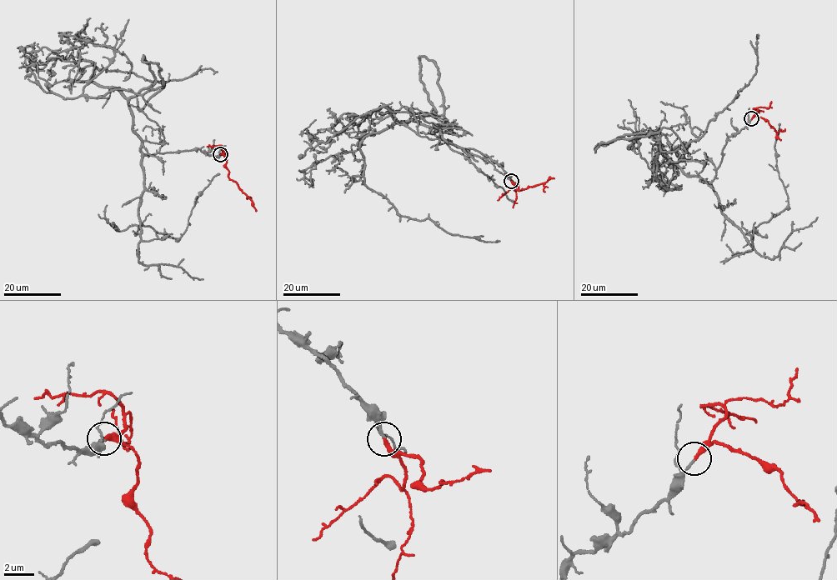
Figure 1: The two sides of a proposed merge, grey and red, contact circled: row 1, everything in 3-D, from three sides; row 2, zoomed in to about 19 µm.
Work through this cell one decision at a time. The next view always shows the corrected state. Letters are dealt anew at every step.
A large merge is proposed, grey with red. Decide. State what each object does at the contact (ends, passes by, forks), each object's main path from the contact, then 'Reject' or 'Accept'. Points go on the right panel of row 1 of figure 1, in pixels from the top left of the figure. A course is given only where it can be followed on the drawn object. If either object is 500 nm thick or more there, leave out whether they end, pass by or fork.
At the ring grey ends. At the ring red ends. Course of grey: (751, 118), (729, 137), (709, 182), (665, 157), (680, 160), (747, 86), (759, 38). Course of red: (751, 118), (754, 116), (768, 121), (776, 137), (780, 140). Accept

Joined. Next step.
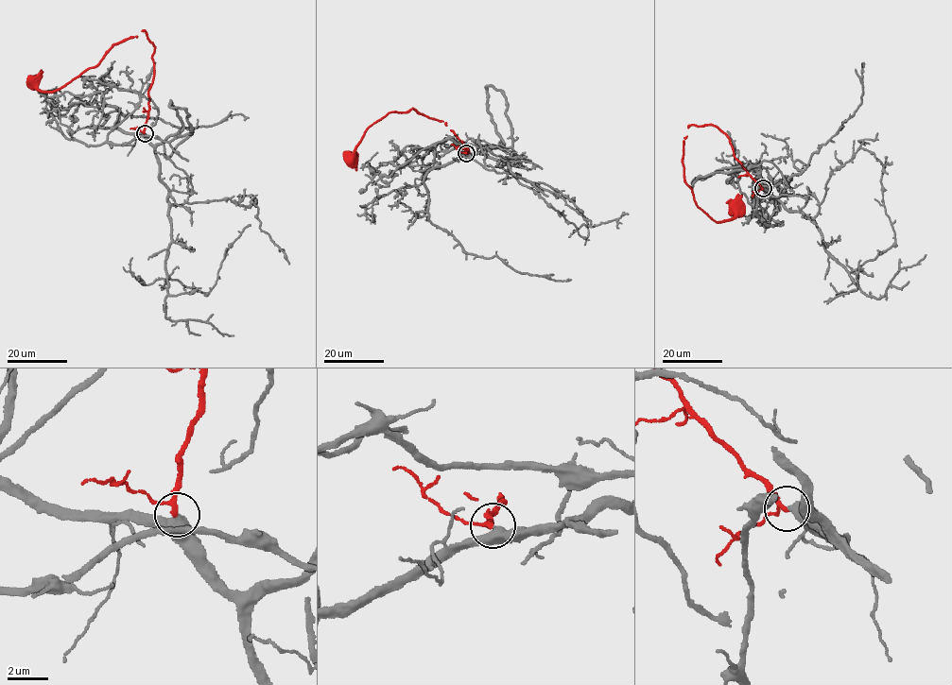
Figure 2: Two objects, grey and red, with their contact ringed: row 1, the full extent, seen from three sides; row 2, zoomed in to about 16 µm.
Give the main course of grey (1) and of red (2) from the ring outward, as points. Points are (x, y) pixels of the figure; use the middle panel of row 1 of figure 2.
1: (466, 153), (485, 153), (498, 165), (507, 157), (504, 162), (518, 180), (533, 189), (585, 238)
2: (466, 153), (467, 148), (468, 153), (445, 122), (414, 108), (390, 112), (368, 128), (353, 158)

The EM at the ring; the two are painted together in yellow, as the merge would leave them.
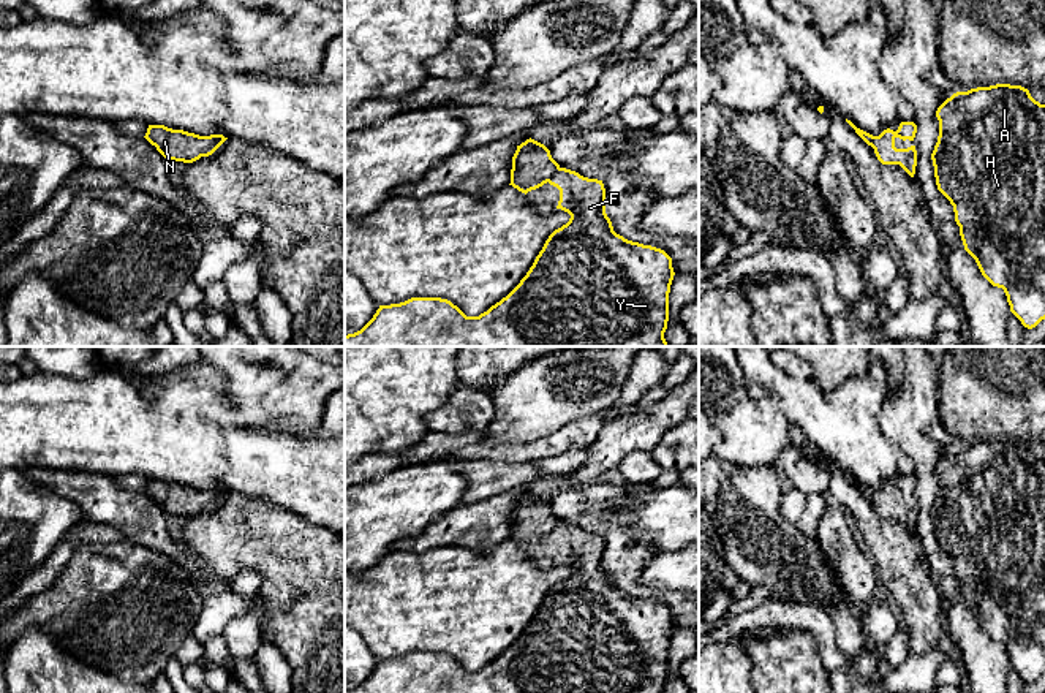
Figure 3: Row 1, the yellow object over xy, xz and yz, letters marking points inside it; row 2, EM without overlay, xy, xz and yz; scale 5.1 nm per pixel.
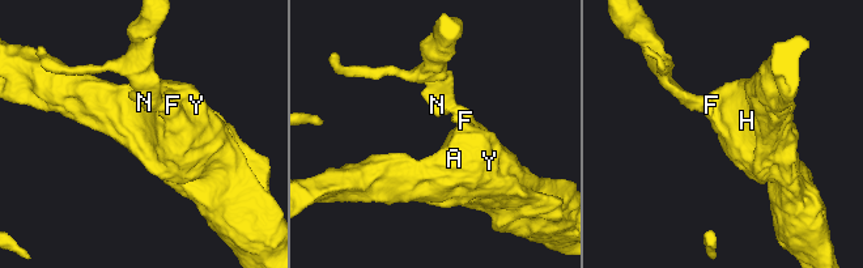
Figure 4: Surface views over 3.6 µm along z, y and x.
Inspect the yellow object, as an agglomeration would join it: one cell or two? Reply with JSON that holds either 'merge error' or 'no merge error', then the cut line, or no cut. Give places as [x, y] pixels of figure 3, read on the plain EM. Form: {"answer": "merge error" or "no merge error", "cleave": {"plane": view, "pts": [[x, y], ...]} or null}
{"answer": "no merge error", "cleave": null}

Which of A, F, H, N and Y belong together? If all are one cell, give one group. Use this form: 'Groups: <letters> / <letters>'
Groups: A F H N Y

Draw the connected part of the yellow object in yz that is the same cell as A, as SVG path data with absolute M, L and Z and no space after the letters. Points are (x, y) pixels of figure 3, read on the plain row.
M996 438L953 448L936 471L936 540L953 560L964 604L1032 684L1045 674L1045 459L1021 440Z

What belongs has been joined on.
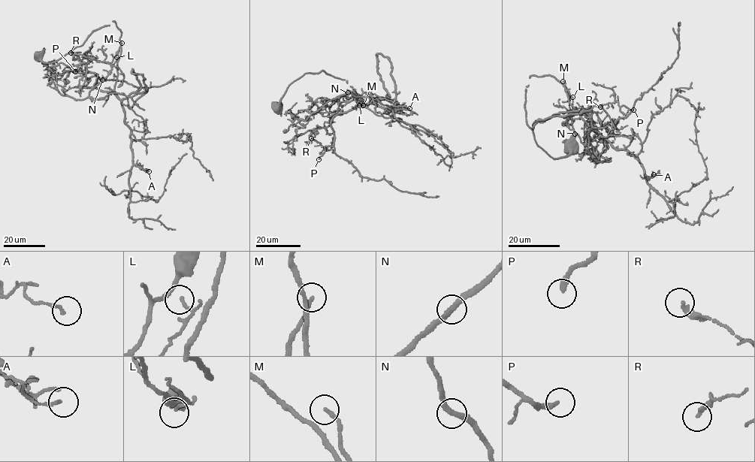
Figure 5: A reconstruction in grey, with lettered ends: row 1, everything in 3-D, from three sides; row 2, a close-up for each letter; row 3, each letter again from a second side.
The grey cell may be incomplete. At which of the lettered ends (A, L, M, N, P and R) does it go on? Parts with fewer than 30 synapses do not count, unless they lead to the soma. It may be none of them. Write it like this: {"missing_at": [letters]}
{"missing_at": ["P"]}

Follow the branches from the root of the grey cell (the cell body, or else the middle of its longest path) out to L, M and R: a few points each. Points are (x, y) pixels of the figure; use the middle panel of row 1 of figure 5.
L: (278, 107), (291, 83), (304, 73), (321, 70), (346, 80), (363, 101), (328, 117), (357, 96), (359, 105)
M: (278, 107), (291, 83), (304, 73), (321, 70), (346, 80), (363, 101), (328, 117), (354, 99), (363, 105)
R: (278, 107), (304, 73), (321, 70), (346, 80), (363, 103), (333, 116), (333, 146), (324, 149), (311, 138)

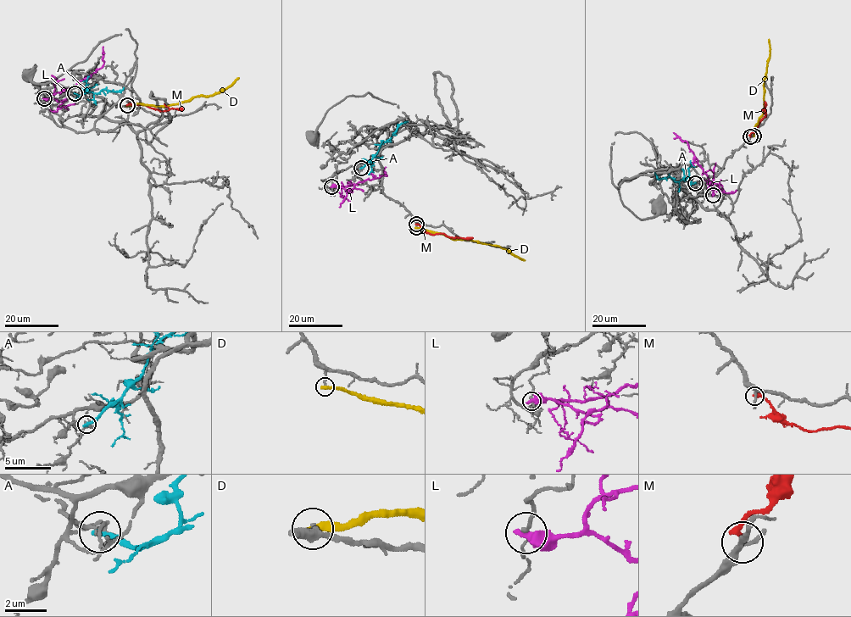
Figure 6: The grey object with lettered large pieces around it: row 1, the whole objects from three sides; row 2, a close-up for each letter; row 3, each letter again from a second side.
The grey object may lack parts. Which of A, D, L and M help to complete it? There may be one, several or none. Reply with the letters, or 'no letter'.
no letter

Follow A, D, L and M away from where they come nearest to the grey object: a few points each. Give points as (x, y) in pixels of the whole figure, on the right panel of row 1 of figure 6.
A: (696, 182), (685, 179), (675, 181), (670, 176), (659, 179), (654, 172)
D: (753, 136), (759, 117), (763, 112), (768, 39)
L: (713, 195), (707, 175), (686, 142), (673, 132)
M: (750, 136), (765, 116), (766, 102)

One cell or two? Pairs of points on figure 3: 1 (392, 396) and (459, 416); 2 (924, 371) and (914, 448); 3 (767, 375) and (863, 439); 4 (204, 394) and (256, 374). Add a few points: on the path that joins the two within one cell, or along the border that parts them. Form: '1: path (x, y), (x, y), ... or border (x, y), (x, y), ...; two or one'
1: border (459, 380), (448, 399), (426, 418), (429, 431); two
2: path (919, 390), (914, 404), (914, 429); one
3: path (791, 393), (824, 418), (840, 423); one
4: border (204, 363), (209, 363), (220, 372), (239, 421); two

